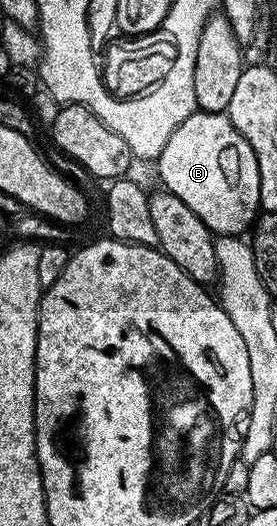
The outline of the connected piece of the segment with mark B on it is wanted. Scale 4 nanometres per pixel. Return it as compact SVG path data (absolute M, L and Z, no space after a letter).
M199 109L193 111L186 121L182 121L182 125L178 125L178 129L174 129L174 133L170 133L170 141L166 141L154 167L160 170L163 190L186 201L186 205L190 205L190 209L194 209L194 213L198 213L200 220L212 230L213 236L243 236L243 231L247 232L261 214L260 174L254 149L250 149L246 137L234 129L227 114Z

